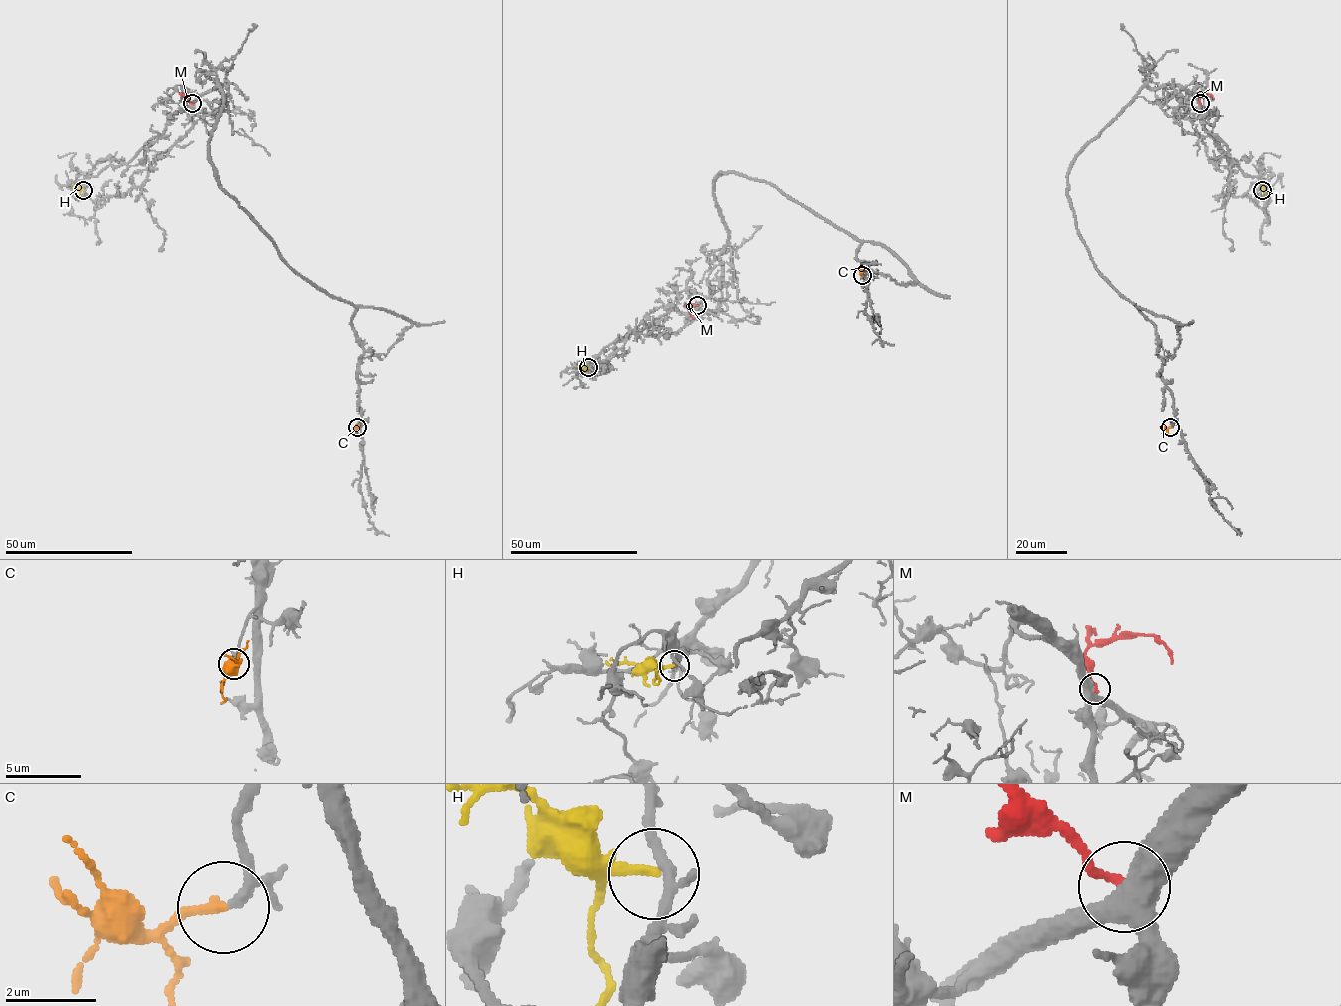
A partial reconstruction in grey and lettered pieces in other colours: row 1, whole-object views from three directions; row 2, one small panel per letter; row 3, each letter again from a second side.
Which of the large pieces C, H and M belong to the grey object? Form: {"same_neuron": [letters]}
{"same_neuron": ["C"]}

